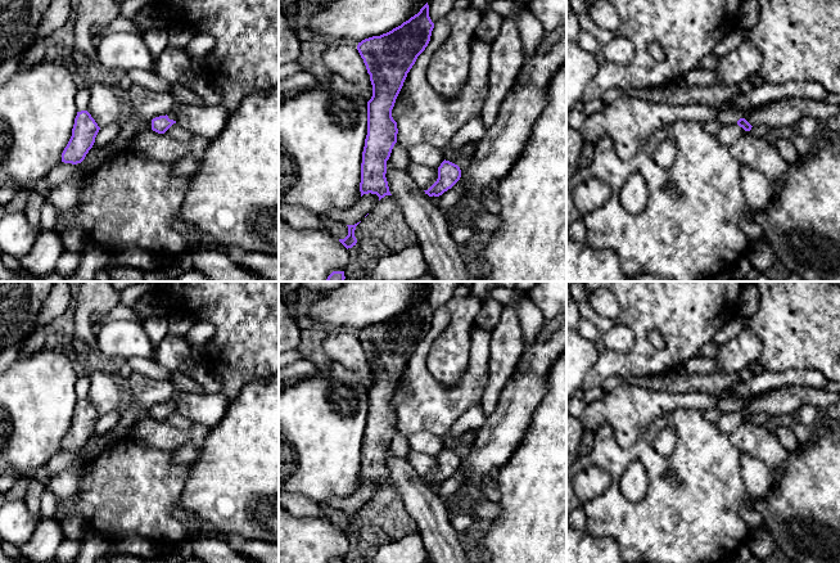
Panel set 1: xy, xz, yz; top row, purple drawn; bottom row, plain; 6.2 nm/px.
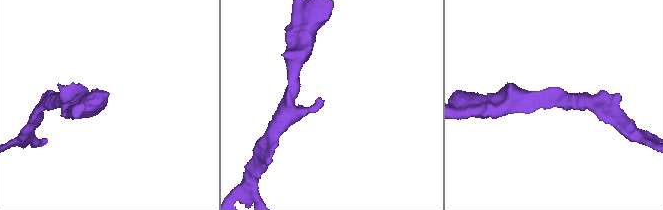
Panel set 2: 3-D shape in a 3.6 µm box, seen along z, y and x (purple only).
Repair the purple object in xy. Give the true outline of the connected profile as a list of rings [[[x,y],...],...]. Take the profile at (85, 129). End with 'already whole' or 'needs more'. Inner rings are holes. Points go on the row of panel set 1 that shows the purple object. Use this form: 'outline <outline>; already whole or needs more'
outline [[[87,111],[77,112],[72,136],[62,153],[62,162],[81,163],[95,143],[100,127]]]; already whole

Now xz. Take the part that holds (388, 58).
outline [[[426,3],[401,26],[380,36],[365,39],[357,45],[372,85],[372,96],[367,102],[367,135],[361,163],[361,197],[371,193],[380,201],[392,195],[385,177],[387,161],[398,134],[392,109],[407,73],[428,46],[433,28]]]; already whole

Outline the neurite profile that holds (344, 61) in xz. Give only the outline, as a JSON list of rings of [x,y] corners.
[[[329,45],[322,55],[324,66],[329,72],[354,82],[369,102],[372,96],[372,85],[363,59],[357,48],[348,45]]]

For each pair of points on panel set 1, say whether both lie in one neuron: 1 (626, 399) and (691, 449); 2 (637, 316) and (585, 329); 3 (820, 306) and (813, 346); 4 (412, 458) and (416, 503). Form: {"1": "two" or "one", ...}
{"1": "two", "2": "two", "3": "one", "4": "two"}

